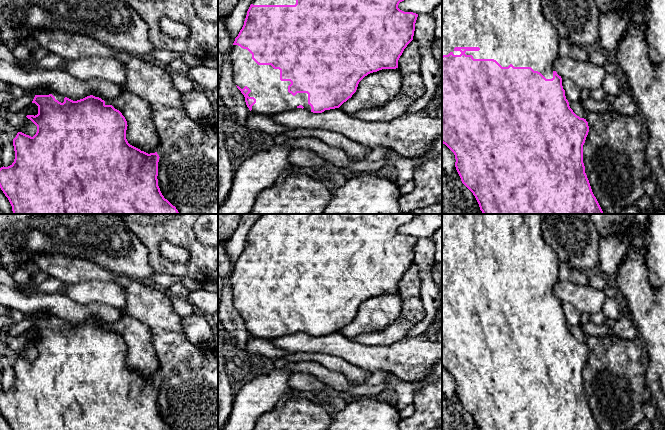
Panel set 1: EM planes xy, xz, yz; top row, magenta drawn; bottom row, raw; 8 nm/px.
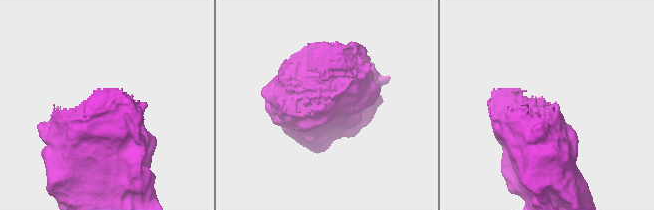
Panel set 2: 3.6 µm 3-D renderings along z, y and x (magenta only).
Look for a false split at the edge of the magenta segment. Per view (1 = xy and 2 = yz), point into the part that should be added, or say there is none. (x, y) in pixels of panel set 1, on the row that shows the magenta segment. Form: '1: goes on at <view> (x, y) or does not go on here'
1: goes on at xy (39, 91)
2: goes on at yz (515, 32)

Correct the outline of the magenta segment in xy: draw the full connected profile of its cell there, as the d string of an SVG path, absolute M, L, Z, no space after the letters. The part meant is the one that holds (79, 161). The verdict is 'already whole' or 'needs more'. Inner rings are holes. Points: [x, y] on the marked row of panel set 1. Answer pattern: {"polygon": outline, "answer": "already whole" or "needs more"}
{"polygon": "M37 88L30 92L35 95L32 103L38 106L38 114L26 117L37 126L37 132L33 137L18 132L13 139L14 162L8 167L0 168L0 188L9 200L13 214L179 214L176 207L164 198L158 186L159 155L157 152L148 154L128 143L127 121L119 110L112 105L106 105L104 100L93 95L73 101L44 88Z", "answer": "needs more"}

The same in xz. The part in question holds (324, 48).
{"polygon": "M253 0L244 25L235 38L231 50L233 81L245 97L252 113L264 116L282 113L296 108L304 108L313 113L339 108L356 92L359 82L368 74L382 69L398 68L398 60L404 49L413 40L418 14L404 12L398 8L404 0Z", "answer": "needs more"}

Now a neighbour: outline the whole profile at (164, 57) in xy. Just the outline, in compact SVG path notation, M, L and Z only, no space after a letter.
M157 49L152 53L152 57L163 66L168 66L172 61L180 59L188 64L189 67L202 63L202 59L185 53L177 53L168 50Z

